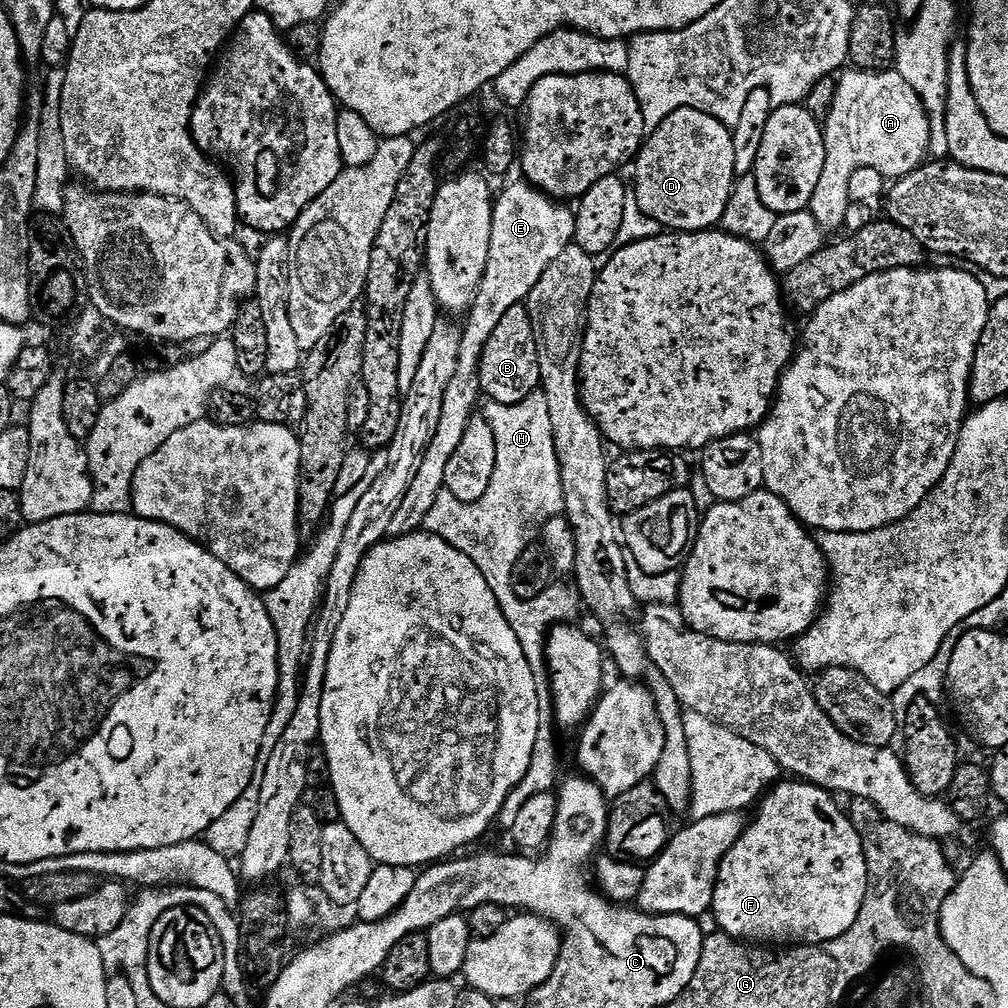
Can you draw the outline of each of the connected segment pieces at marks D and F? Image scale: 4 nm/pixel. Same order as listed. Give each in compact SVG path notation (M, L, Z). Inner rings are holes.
M698 106L679 107L654 128L634 158L636 180L634 204L646 216L679 232L709 231L723 221L725 208L736 181L734 142L731 129Z
M799 778L789 779L789 784L780 782L767 793L764 805L760 808L760 813L756 816L756 821L752 825L745 827L741 831L740 838L736 844L724 855L724 861L720 863L720 870L716 874L716 889L710 909L711 915L716 915L719 931L728 936L737 937L745 942L772 942L775 936L804 936L808 942L829 942L849 930L854 920L858 917L859 908L862 906L863 896L870 885L867 874L866 858L864 857L863 842L855 826L849 820L849 813L836 805L837 797L832 792L817 784L805 782Z

